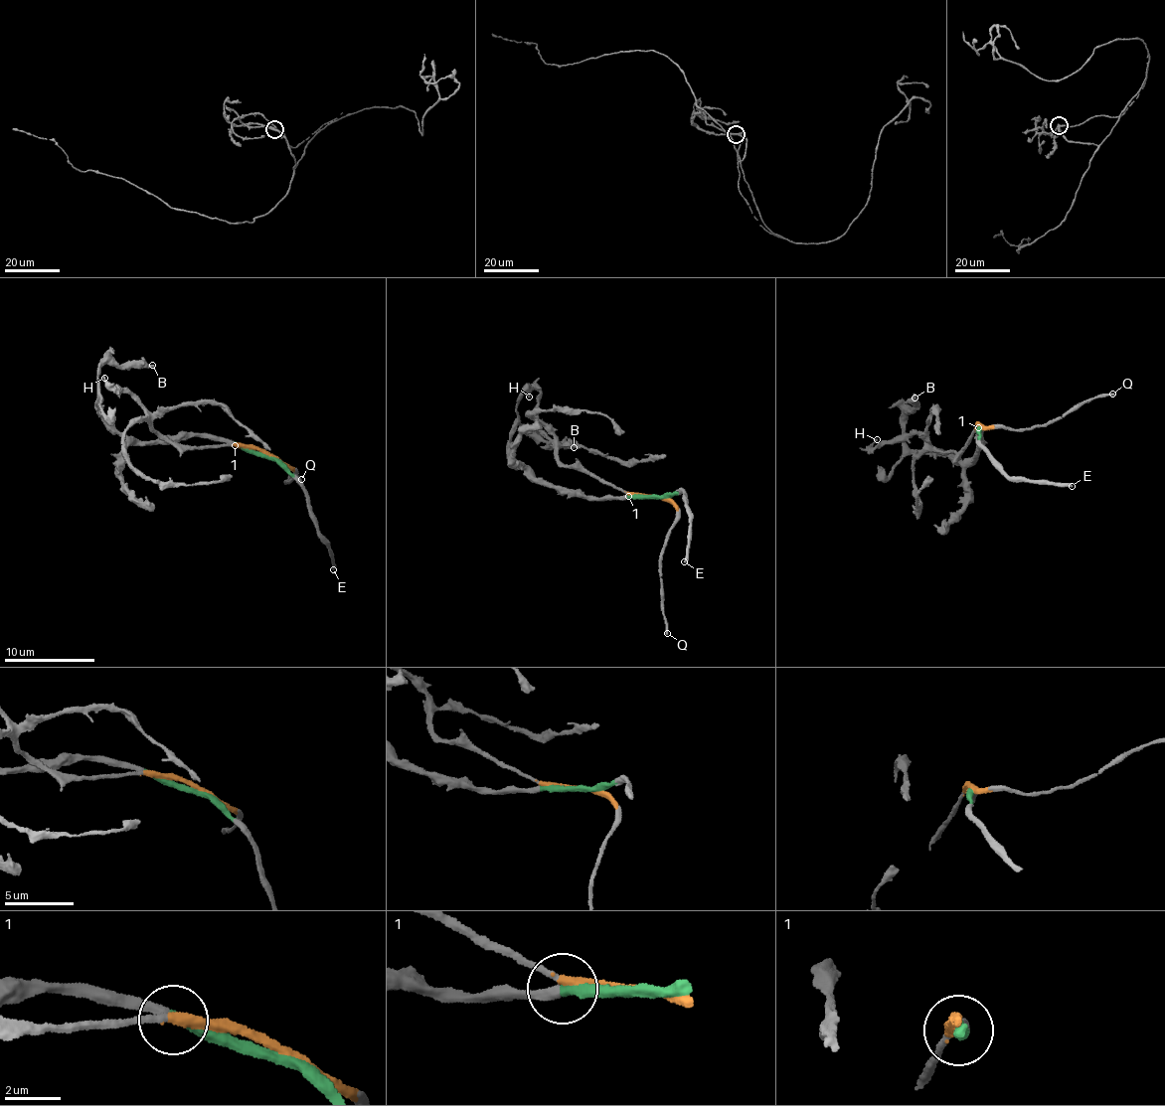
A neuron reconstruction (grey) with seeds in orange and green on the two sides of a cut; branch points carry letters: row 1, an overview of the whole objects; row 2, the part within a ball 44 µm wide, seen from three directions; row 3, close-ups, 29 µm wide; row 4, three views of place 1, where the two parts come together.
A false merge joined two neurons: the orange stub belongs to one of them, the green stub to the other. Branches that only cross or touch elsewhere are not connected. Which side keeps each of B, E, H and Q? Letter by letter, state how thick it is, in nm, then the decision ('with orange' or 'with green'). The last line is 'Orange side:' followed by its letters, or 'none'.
B: calibre 320 nm; with green
E: calibre 240 nm; with green
H: calibre 170 nm; with orange
Q: calibre 220 nm; with orange
Orange side: H, Q

